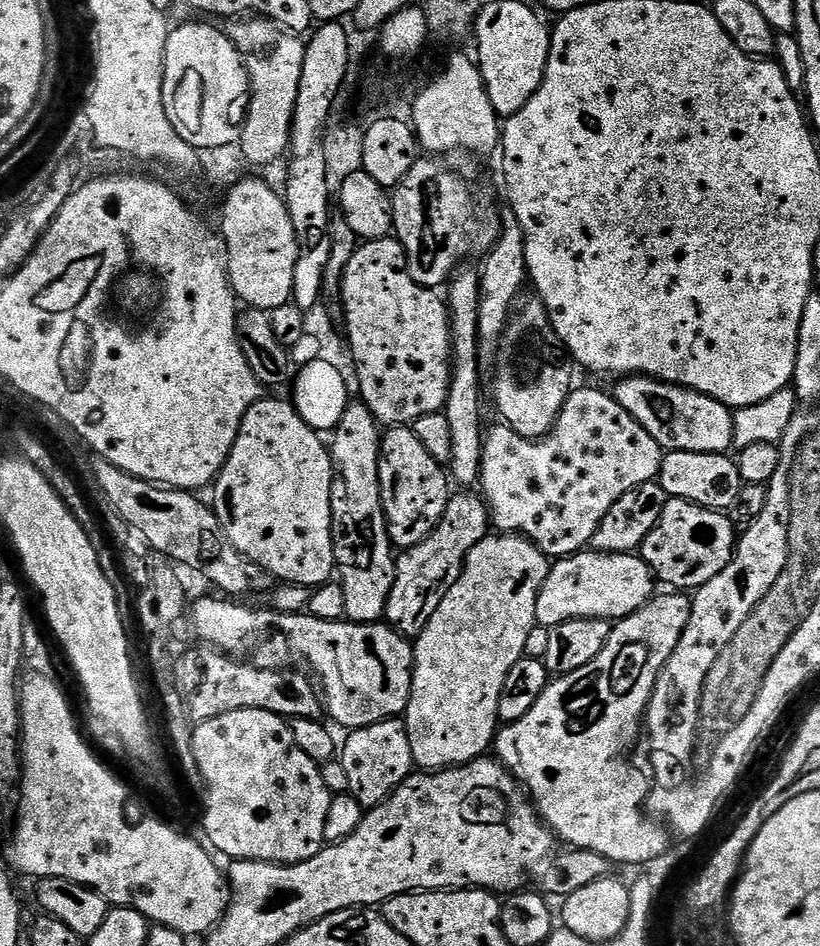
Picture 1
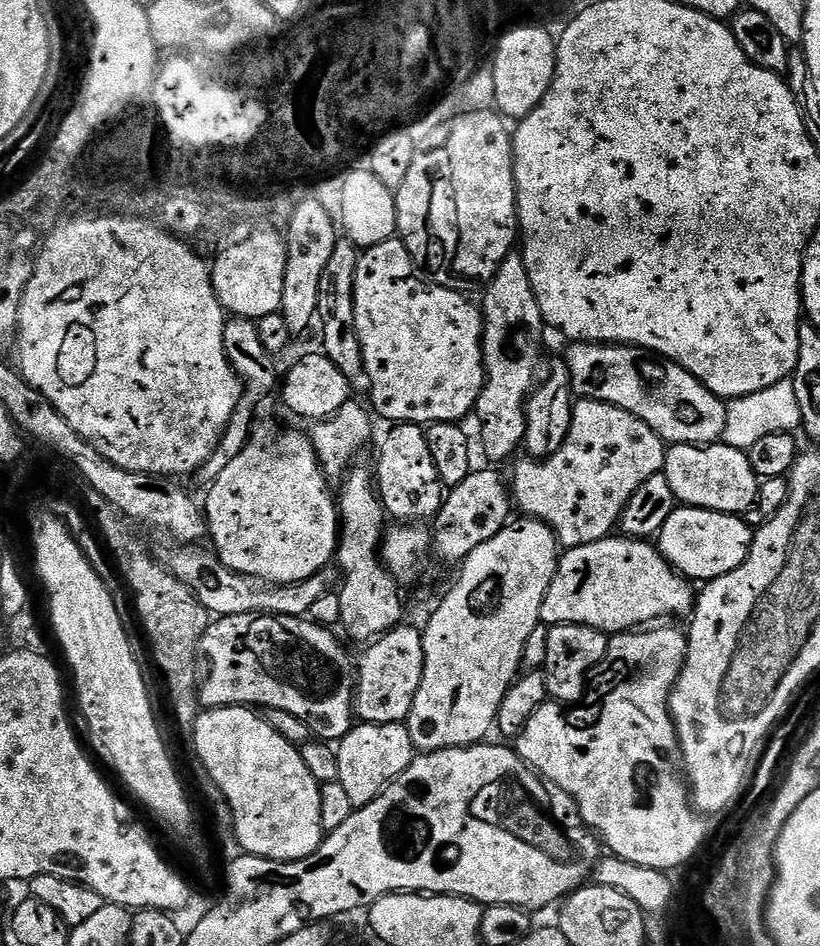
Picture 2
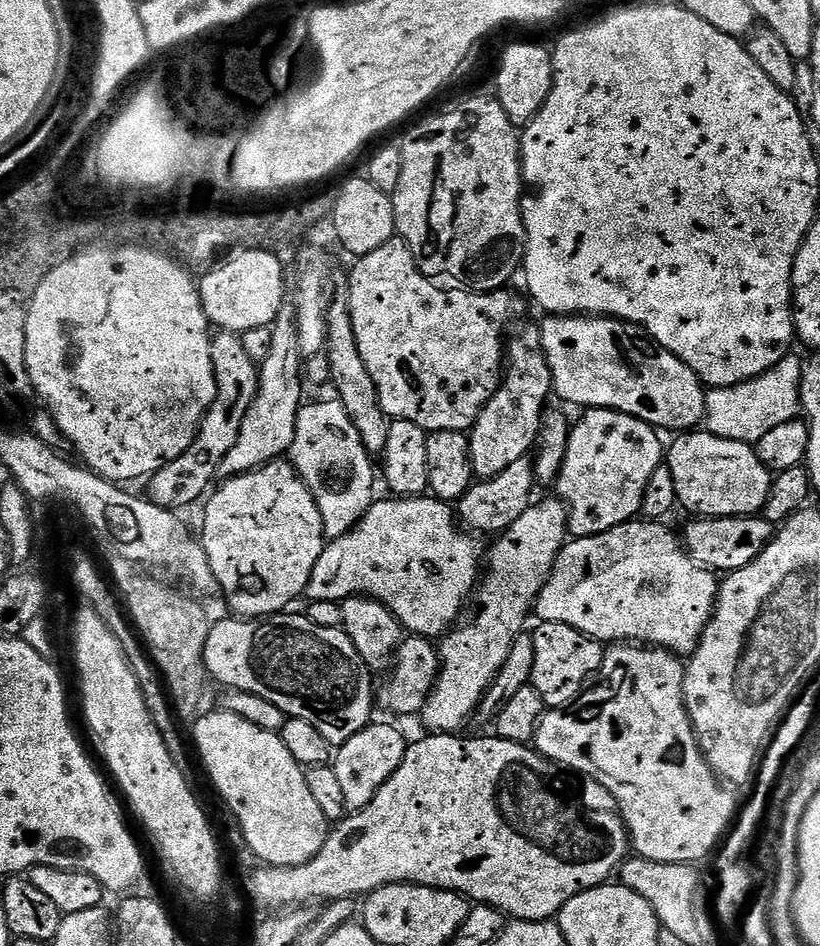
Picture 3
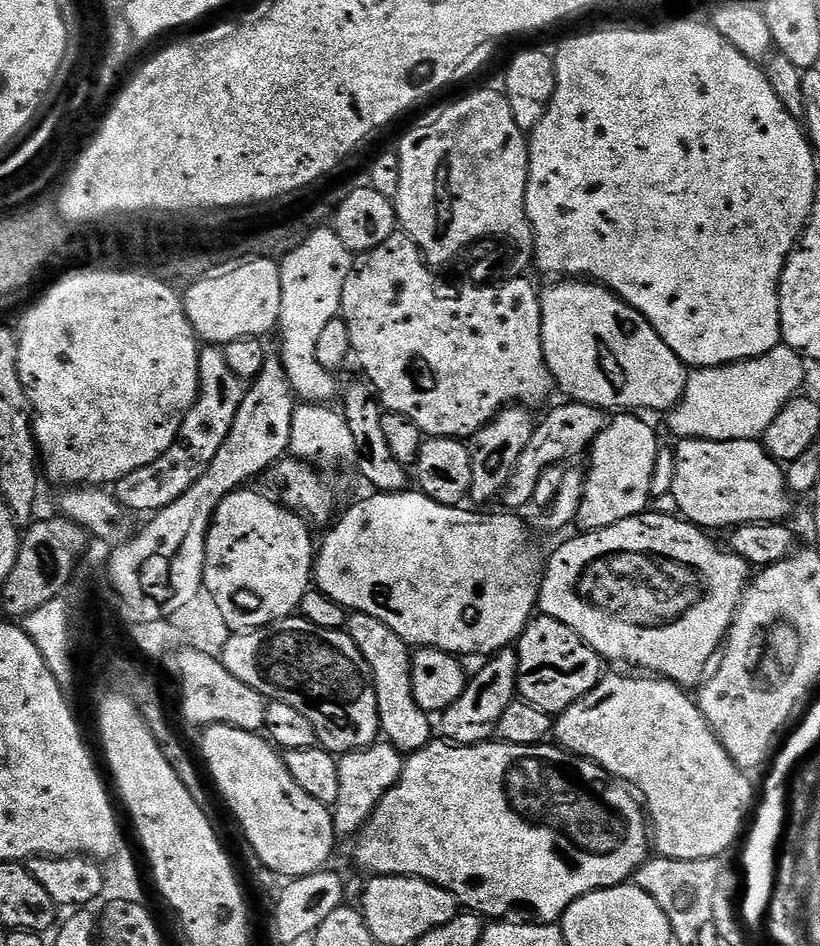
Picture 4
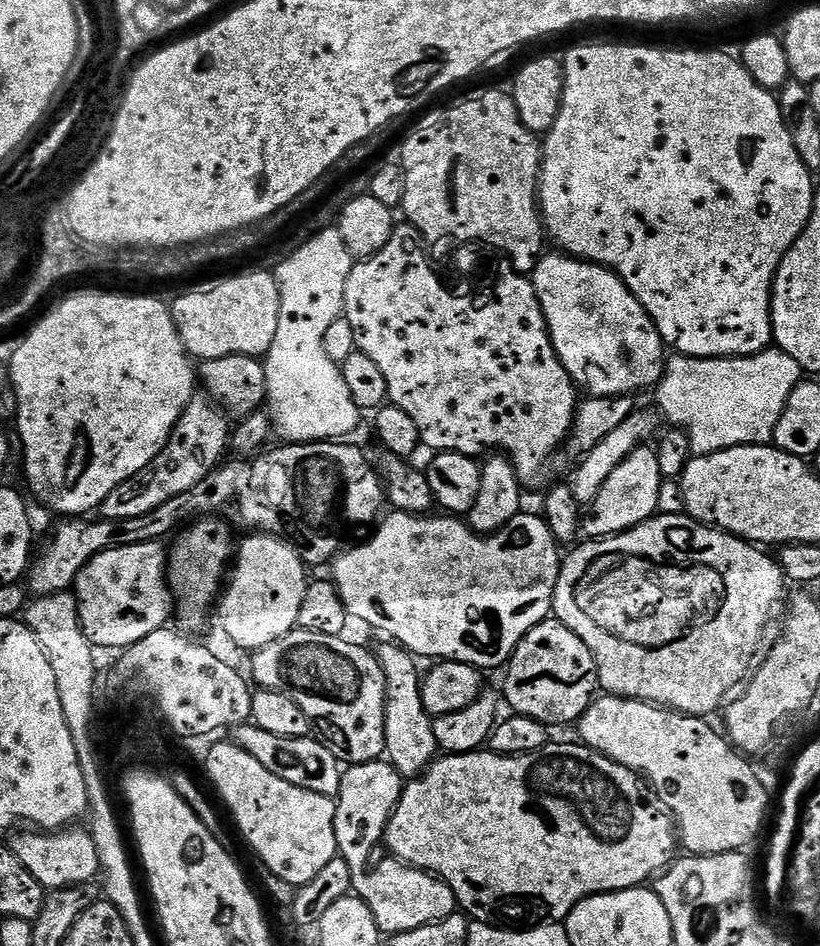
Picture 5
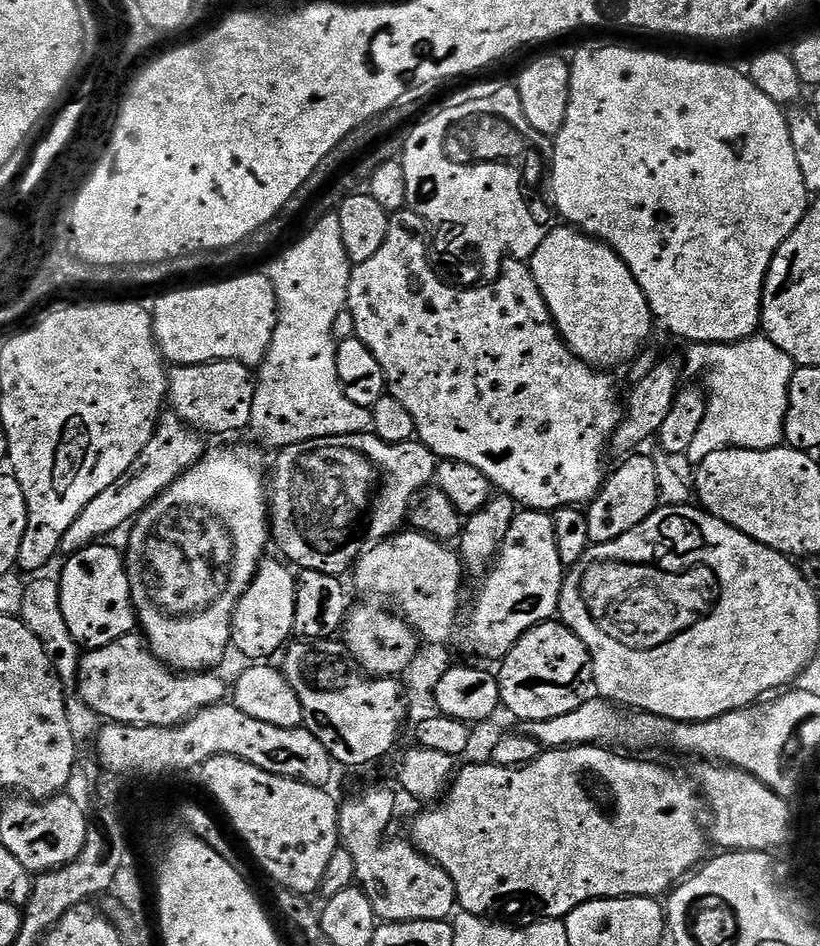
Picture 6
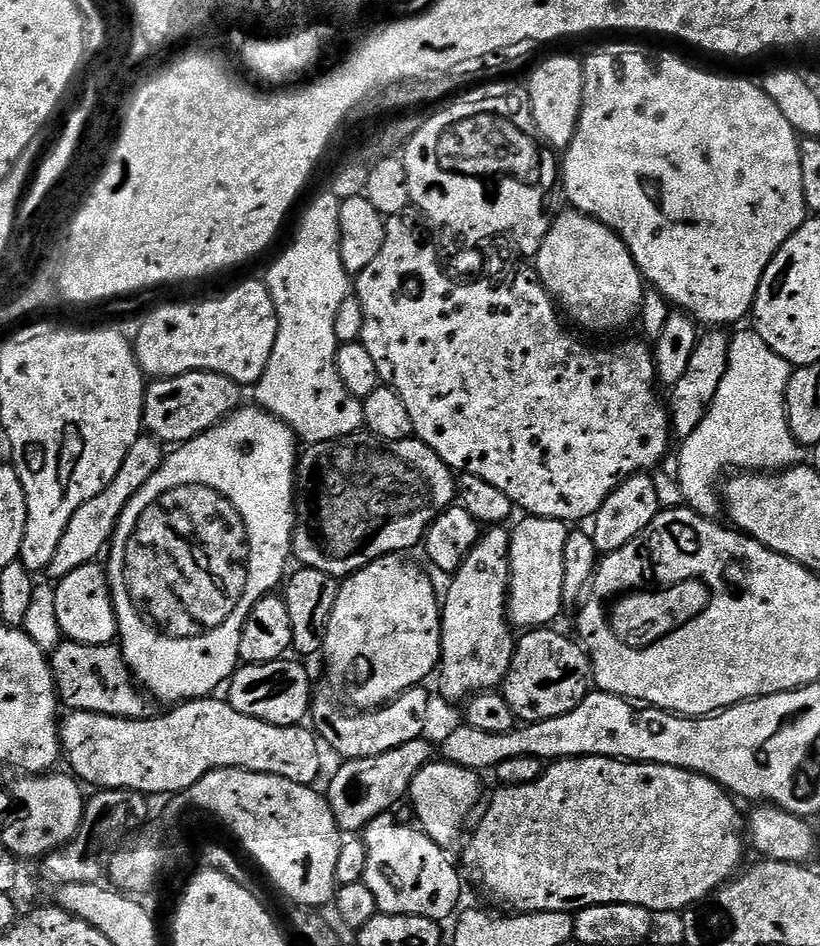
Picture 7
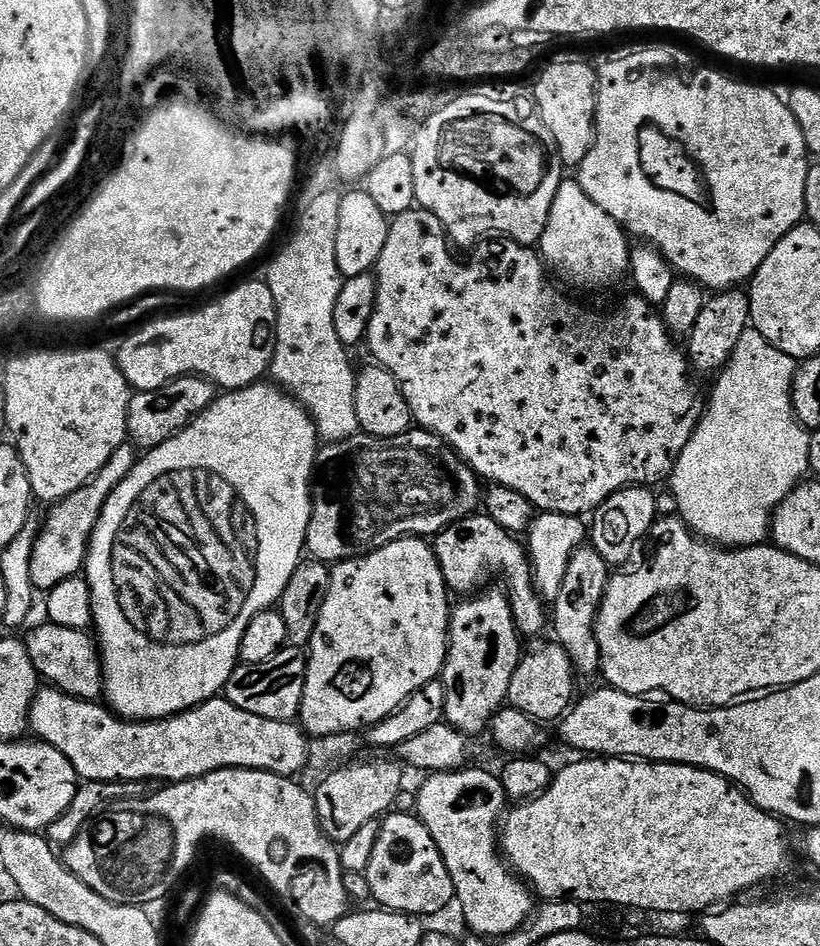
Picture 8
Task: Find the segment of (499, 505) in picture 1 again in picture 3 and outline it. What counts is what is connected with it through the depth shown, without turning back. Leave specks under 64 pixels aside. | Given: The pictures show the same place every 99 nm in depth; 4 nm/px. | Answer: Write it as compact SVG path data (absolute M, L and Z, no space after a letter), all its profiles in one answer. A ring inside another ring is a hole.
M589 408L583 415L577 424L575 421L571 425L566 458L554 485L555 495L568 507L569 533L576 538L597 536L637 519L641 515L646 482L650 482L650 474L654 474L654 470L662 467L666 460L665 445L660 445L661 433L652 425L625 412L616 412L613 408Z

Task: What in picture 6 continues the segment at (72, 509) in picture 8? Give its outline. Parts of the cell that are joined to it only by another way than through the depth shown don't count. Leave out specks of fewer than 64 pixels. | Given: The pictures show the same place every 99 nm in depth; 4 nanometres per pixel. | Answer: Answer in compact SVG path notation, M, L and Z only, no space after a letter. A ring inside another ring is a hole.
M168 414L156 425L156 433L146 442L146 450L134 458L134 466L109 486L74 518L74 526L66 530L60 543L60 552L65 557L73 556L78 550L90 547L91 544L103 541L104 536L116 532L120 527L131 525L144 509L150 507L160 495L171 486L182 474L186 474L204 457L205 437L196 429L182 423L174 414Z

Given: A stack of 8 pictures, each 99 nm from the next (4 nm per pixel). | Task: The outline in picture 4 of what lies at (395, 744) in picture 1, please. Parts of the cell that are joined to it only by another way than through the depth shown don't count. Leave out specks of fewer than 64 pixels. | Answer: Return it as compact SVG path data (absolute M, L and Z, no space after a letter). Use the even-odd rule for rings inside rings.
M377 742L357 752L346 752L338 760L338 802L331 809L332 821L337 833L355 834L372 817L380 800L399 782L405 757L394 745Z

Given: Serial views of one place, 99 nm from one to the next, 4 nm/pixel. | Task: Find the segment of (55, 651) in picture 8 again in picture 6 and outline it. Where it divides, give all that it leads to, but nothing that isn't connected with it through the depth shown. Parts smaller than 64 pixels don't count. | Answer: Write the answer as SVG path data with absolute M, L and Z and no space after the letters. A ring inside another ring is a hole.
M135 631L129 636L123 636L118 642L110 642L110 646L85 651L80 658L75 691L78 699L90 706L90 710L94 710L101 721L133 724L139 728L173 728L184 724L202 710L225 703L228 686L224 677L212 670L181 674L169 668L148 647L147 639Z

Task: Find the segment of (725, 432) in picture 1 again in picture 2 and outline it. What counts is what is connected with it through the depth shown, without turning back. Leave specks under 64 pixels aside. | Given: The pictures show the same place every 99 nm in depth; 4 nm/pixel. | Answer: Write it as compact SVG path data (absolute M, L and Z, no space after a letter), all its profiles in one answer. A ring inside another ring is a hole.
M572 342L567 345L568 378L572 381L572 390L577 397L586 400L601 400L607 404L618 406L630 414L634 414L646 426L653 428L661 440L669 445L698 444L707 446L715 444L723 437L726 426L727 403L715 396L709 388L694 374L690 374L682 366L678 366L665 356L658 356L647 348L636 348L633 344L590 344Z

